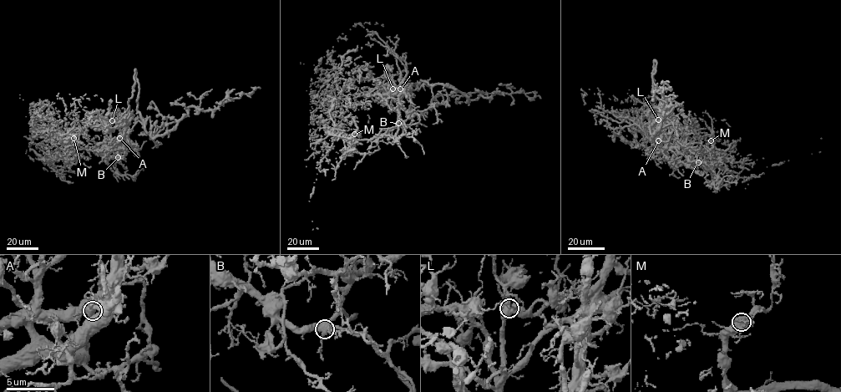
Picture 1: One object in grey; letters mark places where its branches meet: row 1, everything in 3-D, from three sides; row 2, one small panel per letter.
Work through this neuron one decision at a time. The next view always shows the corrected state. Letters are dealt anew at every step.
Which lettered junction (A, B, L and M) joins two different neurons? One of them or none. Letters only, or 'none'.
A

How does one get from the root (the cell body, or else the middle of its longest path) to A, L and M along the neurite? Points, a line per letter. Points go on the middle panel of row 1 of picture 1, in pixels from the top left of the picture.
A: (362, 140), (372, 139), (397, 126), (400, 105), (397, 93), (400, 89)
L: (362, 140), (372, 139), (397, 126), (400, 104), (391, 94), (392, 89)
M: (362, 140), (353, 139), (352, 136), (354, 134)

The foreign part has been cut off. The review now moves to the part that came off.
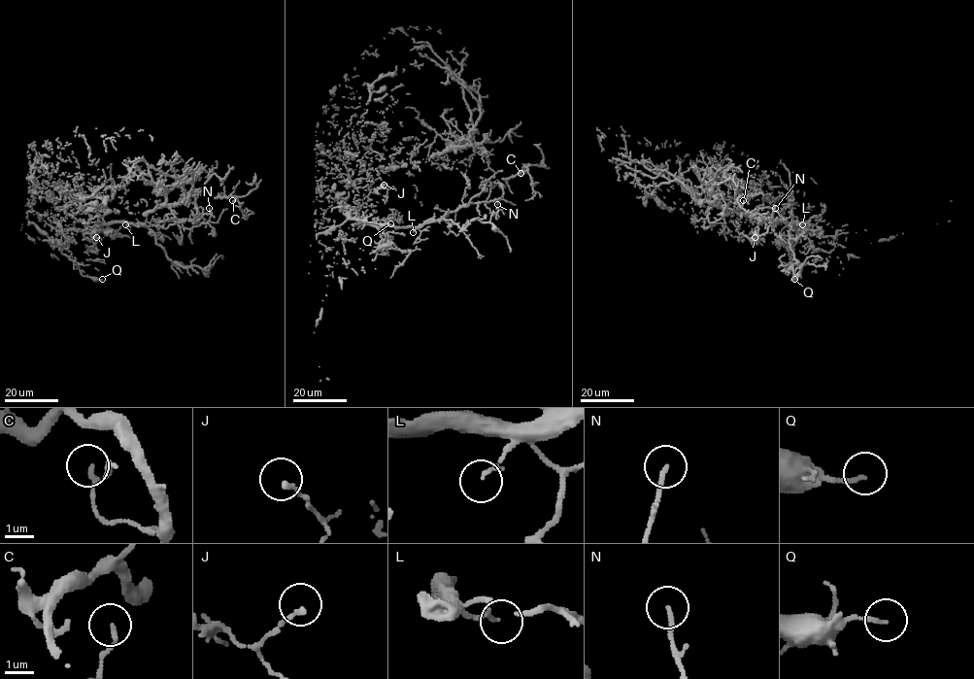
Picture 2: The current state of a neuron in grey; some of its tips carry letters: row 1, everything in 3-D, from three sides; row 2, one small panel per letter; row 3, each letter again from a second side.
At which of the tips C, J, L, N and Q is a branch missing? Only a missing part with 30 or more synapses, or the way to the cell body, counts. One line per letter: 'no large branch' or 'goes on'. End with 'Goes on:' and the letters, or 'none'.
C: no large branch
J: no large branch
L: no large branch
N: no large branch
Q: no large branch
Goes on: none

